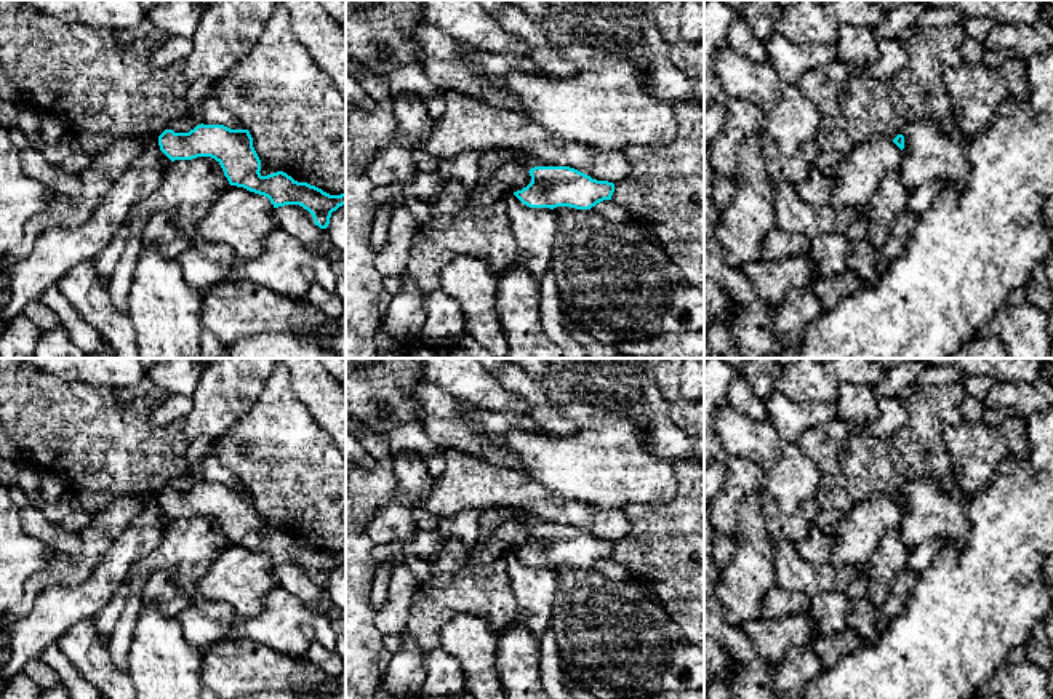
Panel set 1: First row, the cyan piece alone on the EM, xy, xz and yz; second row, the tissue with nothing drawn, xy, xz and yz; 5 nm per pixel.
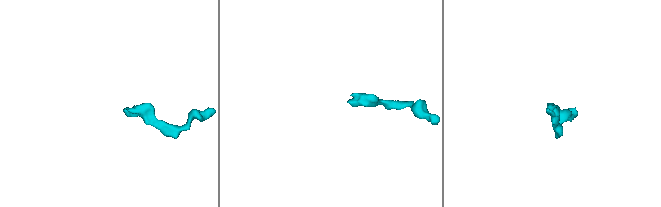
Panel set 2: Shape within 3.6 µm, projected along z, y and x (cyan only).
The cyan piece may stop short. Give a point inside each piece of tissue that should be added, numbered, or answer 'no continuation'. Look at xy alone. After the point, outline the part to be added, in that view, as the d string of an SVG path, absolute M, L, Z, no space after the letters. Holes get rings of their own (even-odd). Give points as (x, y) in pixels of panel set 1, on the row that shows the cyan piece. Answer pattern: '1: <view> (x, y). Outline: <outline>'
1: xy (106, 90). Outline: M0 0L0 101L26 102L66 118L70 133L91 157L117 139L136 138L146 142L154 134L171 130L171 125L189 112L190 83L184 77L184 61L154 67L150 58L157 46L158 42L144 38L122 45L110 29L62 22L19 0Z

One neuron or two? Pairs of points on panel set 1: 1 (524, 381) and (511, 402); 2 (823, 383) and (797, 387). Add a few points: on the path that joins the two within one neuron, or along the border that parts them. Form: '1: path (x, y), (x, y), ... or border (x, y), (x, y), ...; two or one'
1: border (492, 375), (517, 394), (530, 413); two
2: path (816, 383), (804, 383); one

